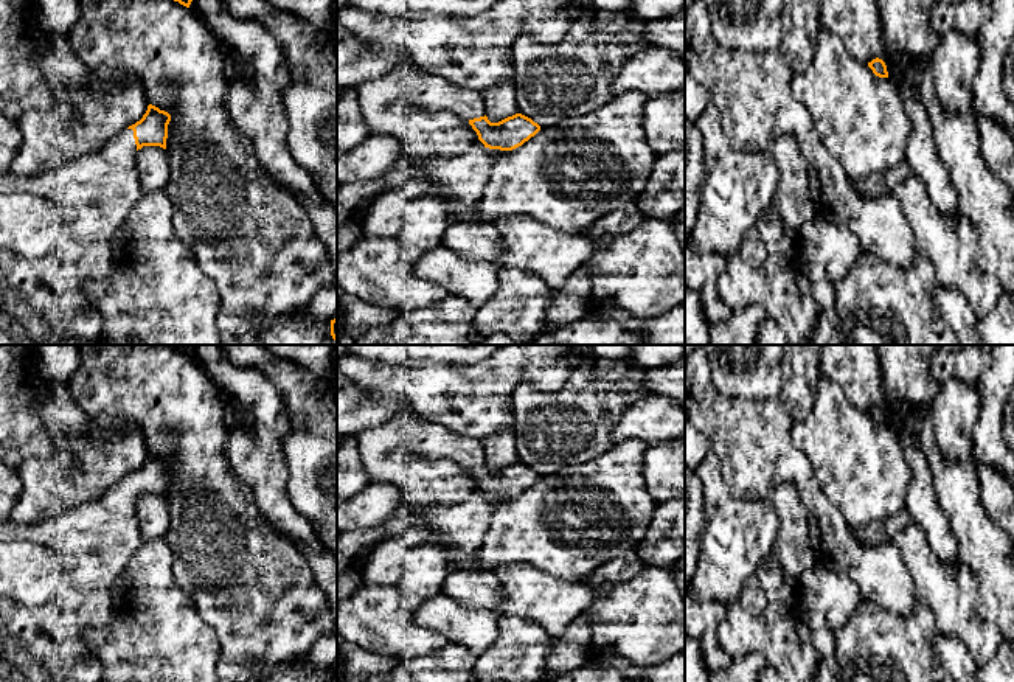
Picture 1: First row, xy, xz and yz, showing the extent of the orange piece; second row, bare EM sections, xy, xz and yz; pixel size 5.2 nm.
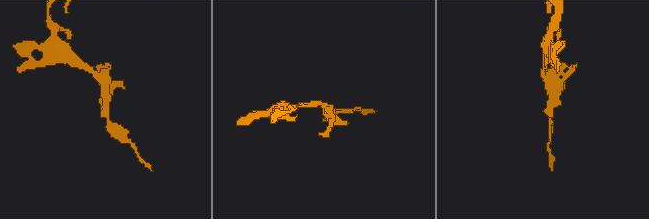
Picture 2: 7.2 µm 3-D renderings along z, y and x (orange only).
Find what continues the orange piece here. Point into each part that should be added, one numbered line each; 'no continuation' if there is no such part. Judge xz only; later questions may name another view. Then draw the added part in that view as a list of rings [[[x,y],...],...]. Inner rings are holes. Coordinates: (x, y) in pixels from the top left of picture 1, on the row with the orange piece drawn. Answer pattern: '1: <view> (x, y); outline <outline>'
1: xz (434, 93); outline [[[415,65],[405,67],[405,101],[430,112],[447,110],[466,121],[486,115],[481,93],[452,85]]]

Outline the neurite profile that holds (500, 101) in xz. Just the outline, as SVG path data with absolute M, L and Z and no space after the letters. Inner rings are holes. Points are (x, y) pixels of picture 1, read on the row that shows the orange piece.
M512 81L481 93L486 104L486 117L491 123L498 123L519 113L517 96Z

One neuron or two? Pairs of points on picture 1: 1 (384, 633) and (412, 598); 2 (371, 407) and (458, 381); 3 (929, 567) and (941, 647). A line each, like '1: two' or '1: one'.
1: two
2: two
3: two

